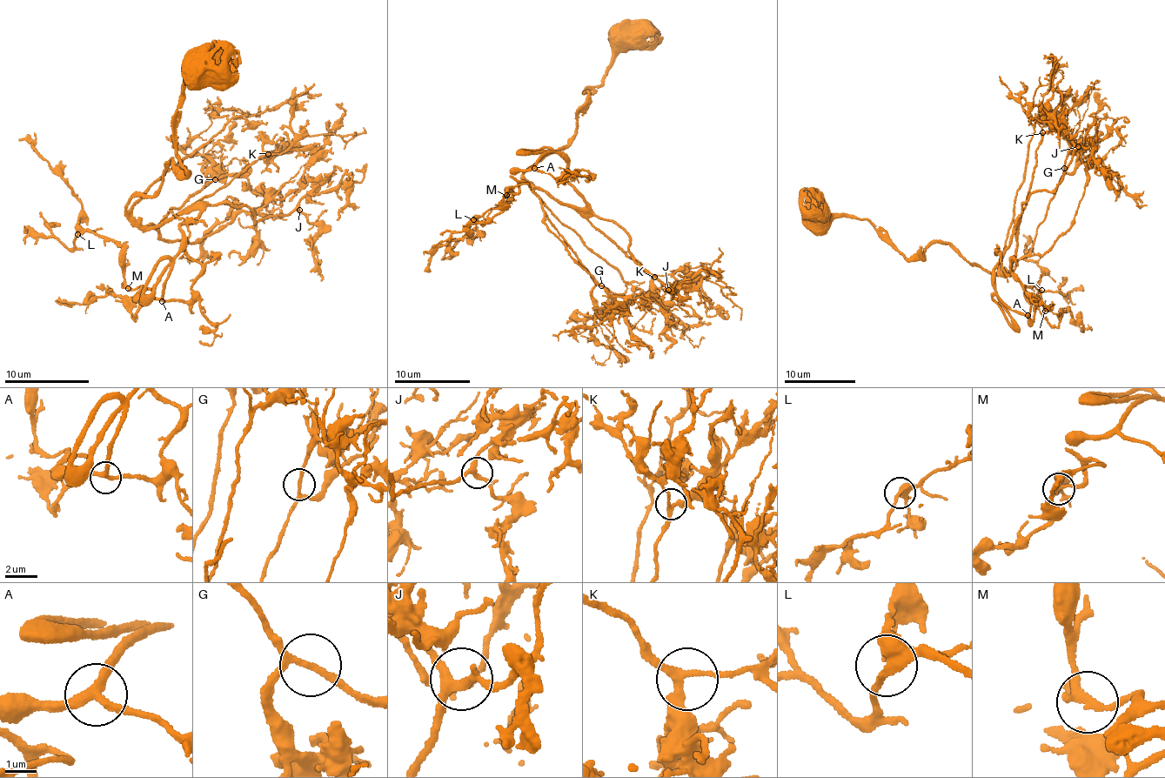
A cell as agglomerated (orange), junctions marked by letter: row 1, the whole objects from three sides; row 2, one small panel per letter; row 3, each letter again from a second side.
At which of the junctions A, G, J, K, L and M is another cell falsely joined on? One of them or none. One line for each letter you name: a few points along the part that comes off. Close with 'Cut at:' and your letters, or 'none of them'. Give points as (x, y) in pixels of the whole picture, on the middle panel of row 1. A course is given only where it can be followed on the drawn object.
Cut at: none of them

